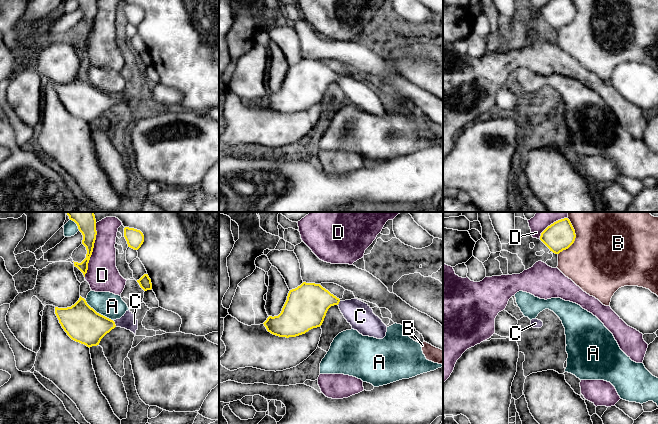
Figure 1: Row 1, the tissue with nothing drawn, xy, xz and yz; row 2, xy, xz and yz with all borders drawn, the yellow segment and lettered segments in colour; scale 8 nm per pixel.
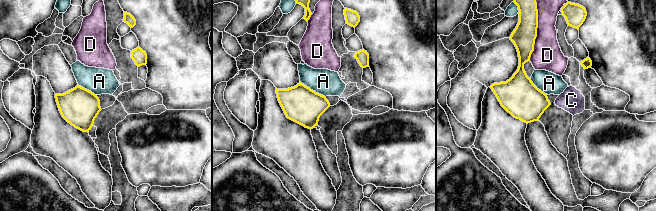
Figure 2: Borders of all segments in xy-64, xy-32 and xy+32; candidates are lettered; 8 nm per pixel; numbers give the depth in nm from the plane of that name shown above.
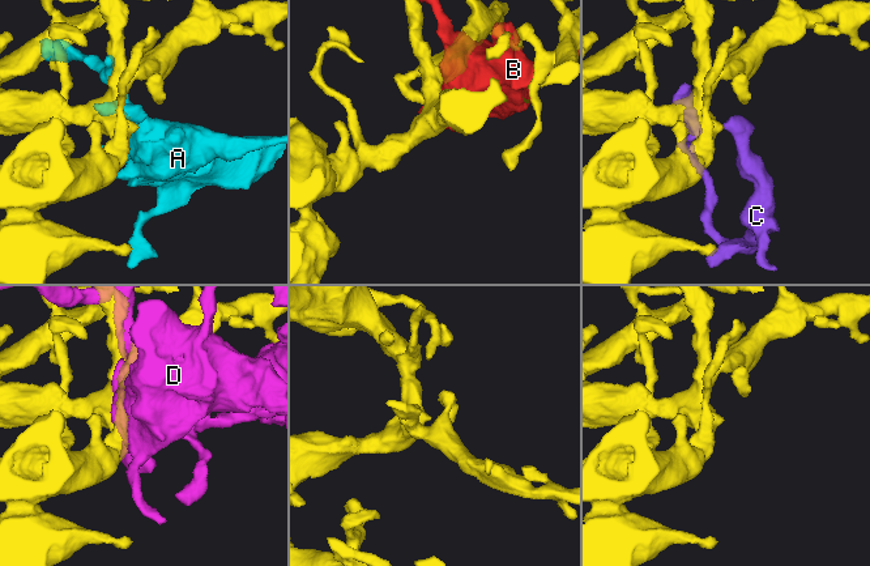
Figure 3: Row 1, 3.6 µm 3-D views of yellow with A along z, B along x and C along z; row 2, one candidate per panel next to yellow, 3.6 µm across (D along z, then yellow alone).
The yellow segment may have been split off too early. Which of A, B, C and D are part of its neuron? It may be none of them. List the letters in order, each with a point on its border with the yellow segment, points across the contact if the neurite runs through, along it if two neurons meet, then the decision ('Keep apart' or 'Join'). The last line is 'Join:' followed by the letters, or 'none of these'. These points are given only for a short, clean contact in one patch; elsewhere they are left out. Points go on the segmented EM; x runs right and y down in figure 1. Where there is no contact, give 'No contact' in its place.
A: Touches yellow at xy (98, 313). Keep apart
B: Touches yellow at yz (575, 237). Keep apart
C: Touches yellow at xy (114, 324). Path across: xy (83, 324), (114, 324), (128, 321). Join
D: Touches yellow at xy (92, 250). Keep apart
Join: C

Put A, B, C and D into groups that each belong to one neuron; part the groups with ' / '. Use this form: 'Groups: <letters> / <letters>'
Groups: A / B / C / D

